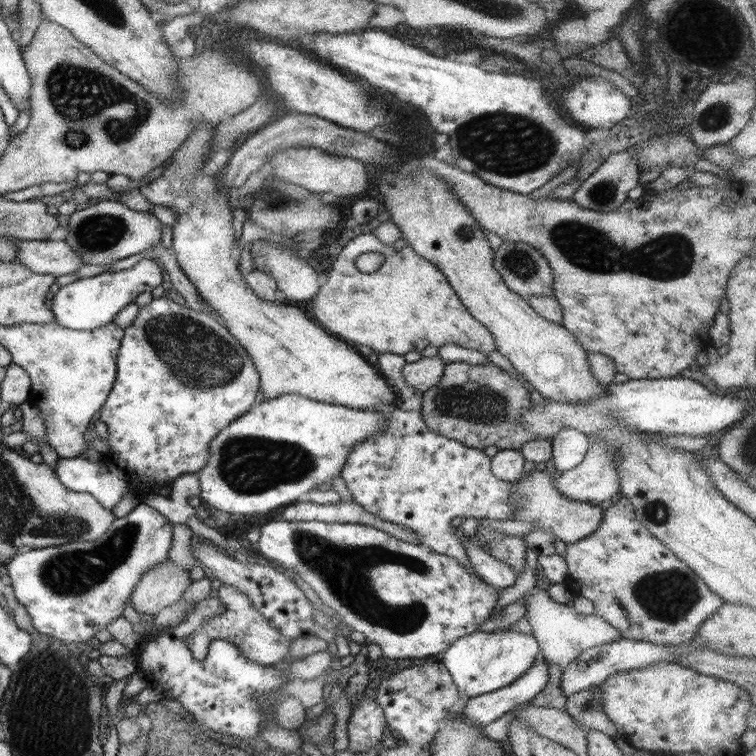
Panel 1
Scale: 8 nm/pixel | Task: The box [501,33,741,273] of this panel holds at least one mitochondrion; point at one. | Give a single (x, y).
(715, 116)

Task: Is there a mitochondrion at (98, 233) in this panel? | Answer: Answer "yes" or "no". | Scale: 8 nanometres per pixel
yes

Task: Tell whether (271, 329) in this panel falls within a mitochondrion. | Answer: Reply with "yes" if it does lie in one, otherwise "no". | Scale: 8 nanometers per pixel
no

